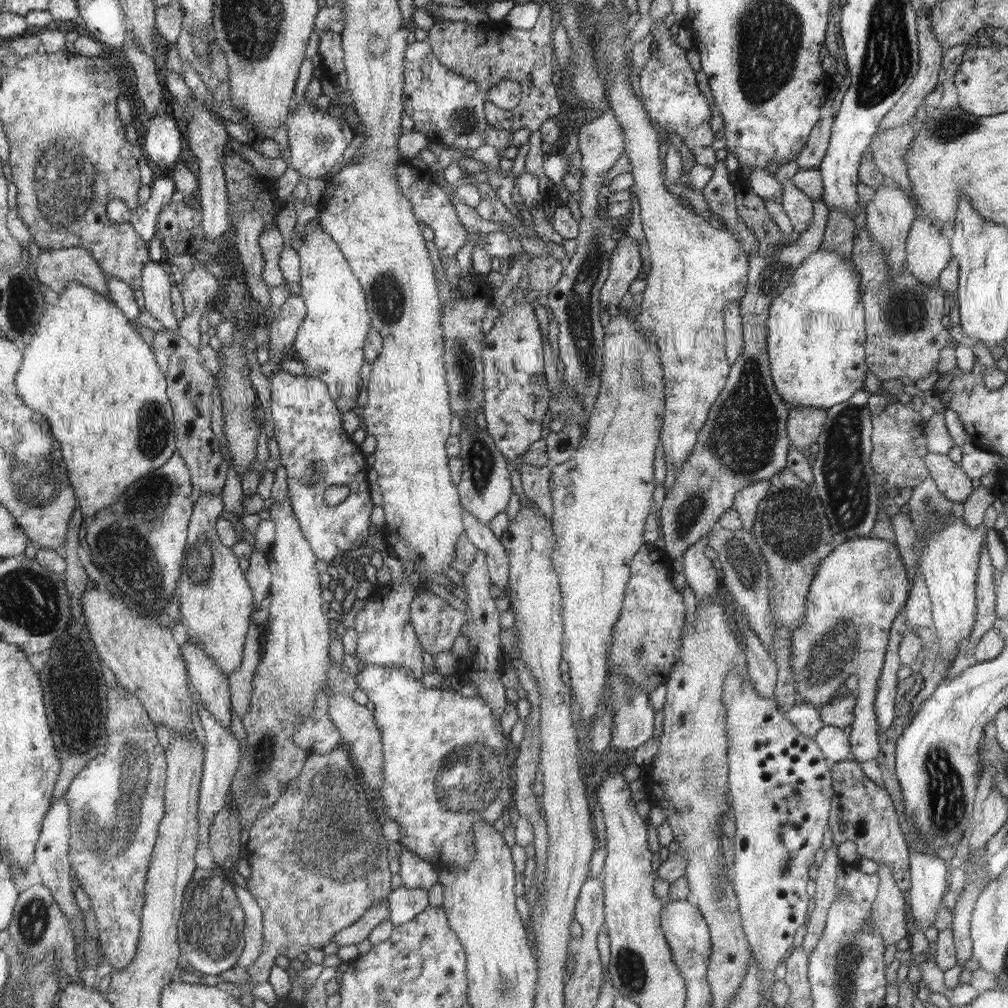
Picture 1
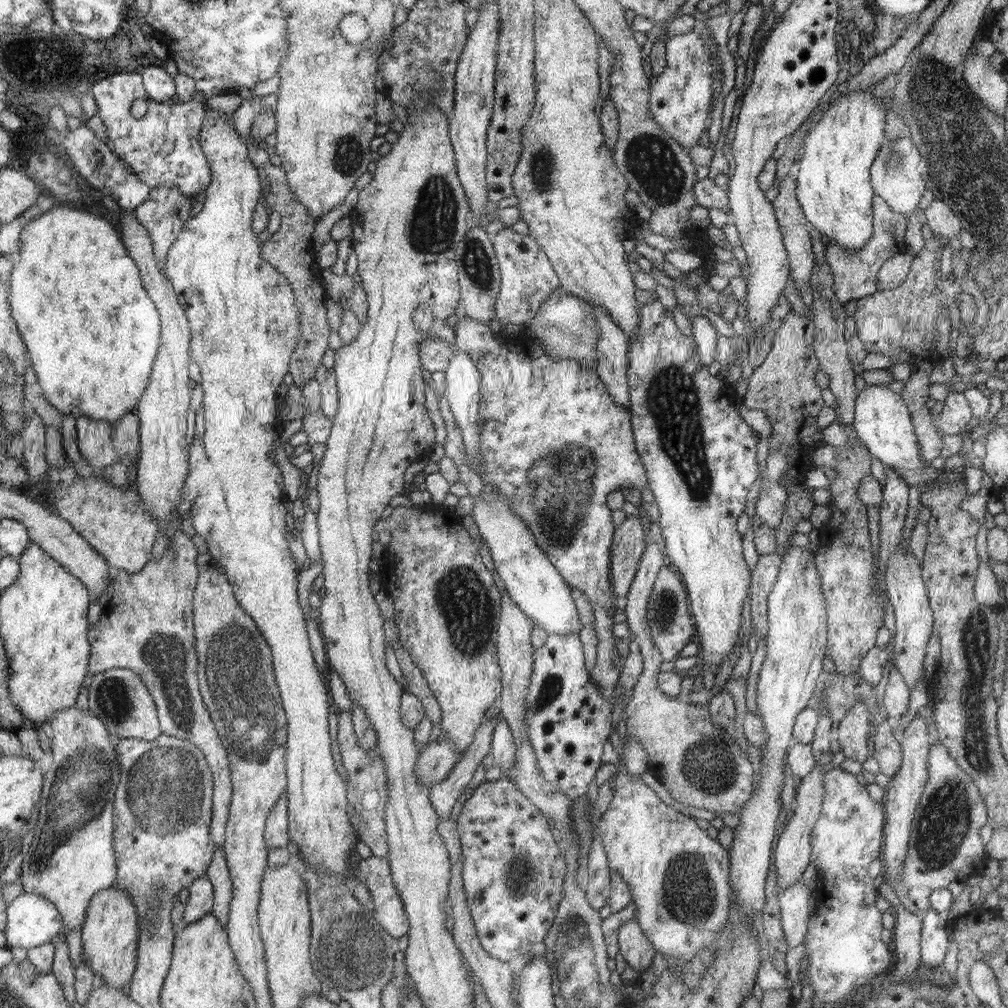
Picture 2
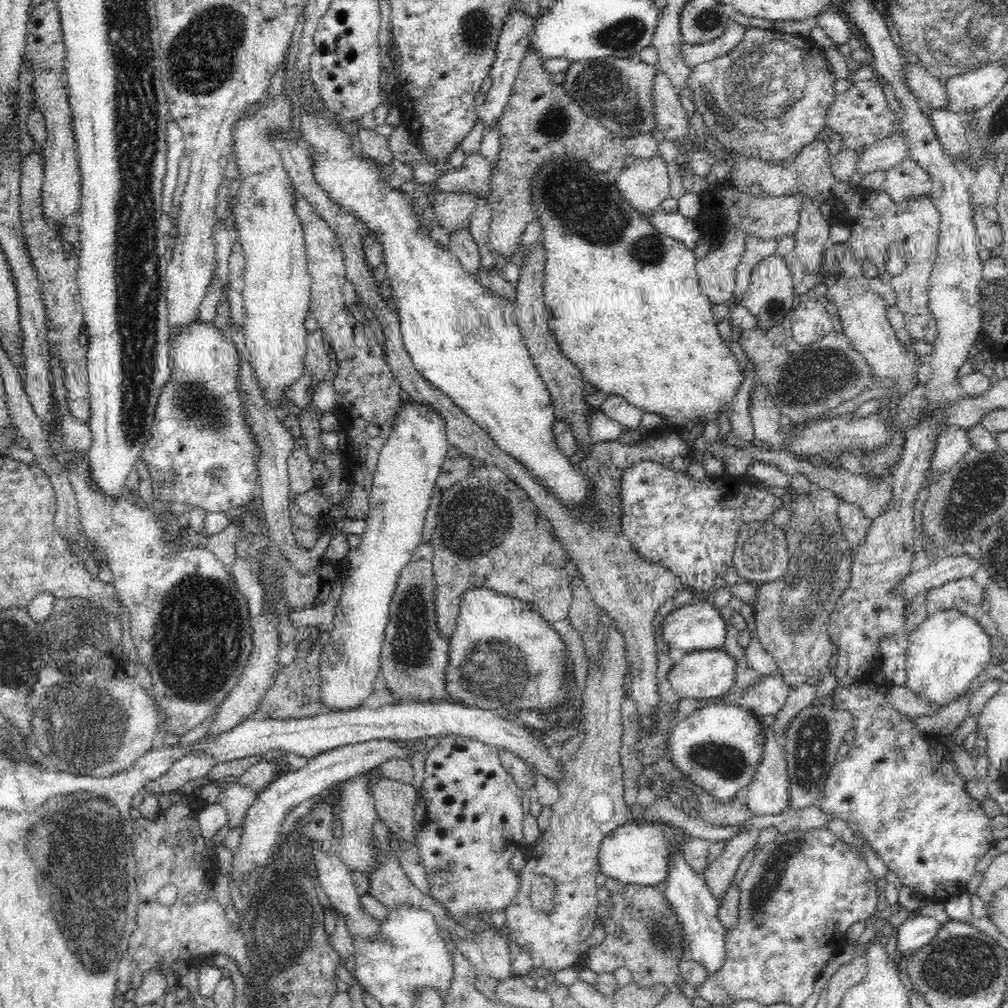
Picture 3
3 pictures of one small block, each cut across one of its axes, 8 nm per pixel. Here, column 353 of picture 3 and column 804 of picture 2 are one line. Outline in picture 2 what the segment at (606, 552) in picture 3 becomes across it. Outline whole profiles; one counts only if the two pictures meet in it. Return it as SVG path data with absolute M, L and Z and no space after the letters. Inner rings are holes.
M793 164L786 178L782 180L780 193L774 198L775 214L778 216L779 226L782 228L783 242L788 251L791 260L791 276L794 281L794 287L802 289L803 285L808 283L812 278L812 270L815 267L815 255L812 246L812 236L806 227L810 226L800 204L797 200L797 175L798 164Z

